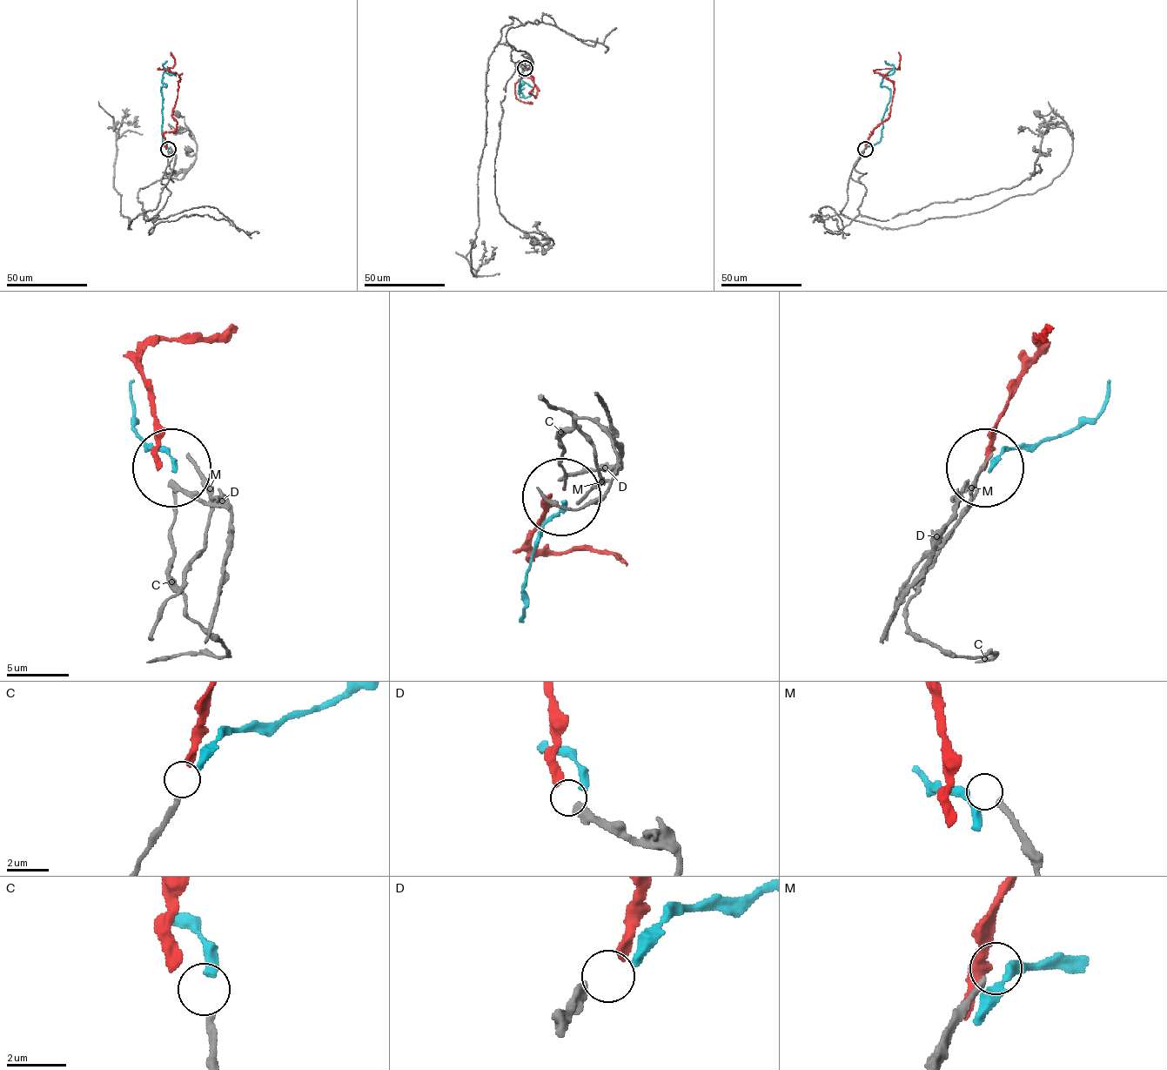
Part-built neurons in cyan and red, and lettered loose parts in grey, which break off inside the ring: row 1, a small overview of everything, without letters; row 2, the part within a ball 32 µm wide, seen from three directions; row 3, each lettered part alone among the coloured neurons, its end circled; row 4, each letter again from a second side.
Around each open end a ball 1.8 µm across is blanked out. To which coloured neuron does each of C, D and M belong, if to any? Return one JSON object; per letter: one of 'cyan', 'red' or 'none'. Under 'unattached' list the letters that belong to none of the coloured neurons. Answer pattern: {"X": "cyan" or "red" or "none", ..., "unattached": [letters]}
{"C": "cyan", "D": "red", "M": "none", "unattached": ["M"]}

